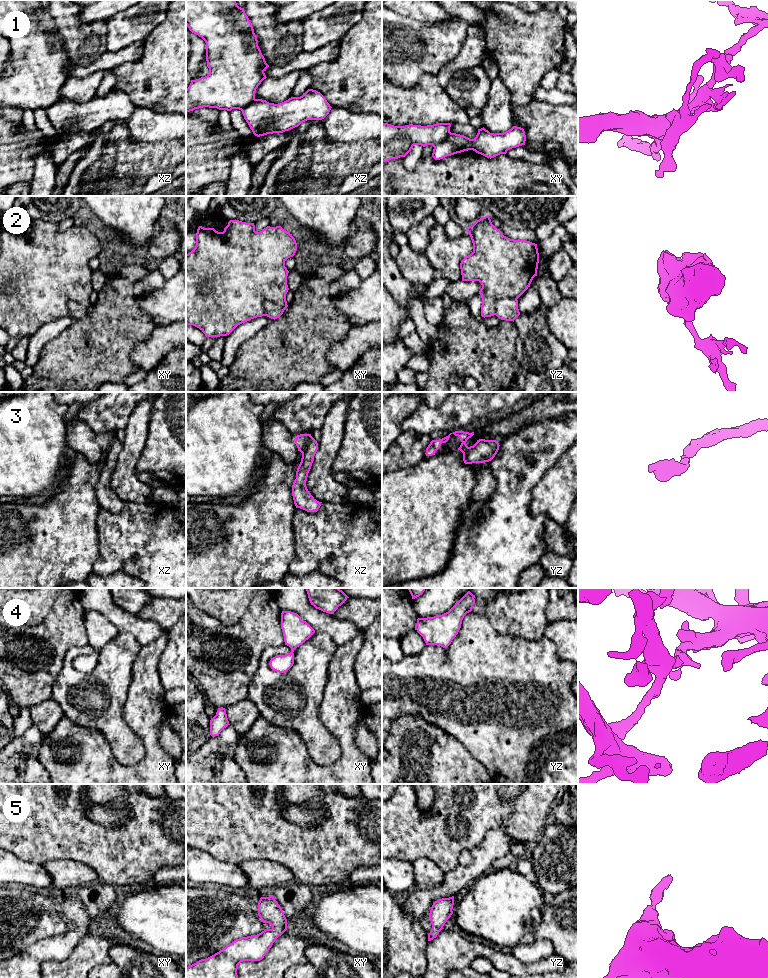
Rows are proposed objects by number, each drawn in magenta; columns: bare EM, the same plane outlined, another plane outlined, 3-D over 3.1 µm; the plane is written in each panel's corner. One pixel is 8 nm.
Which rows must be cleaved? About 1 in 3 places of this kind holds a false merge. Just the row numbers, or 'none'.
2

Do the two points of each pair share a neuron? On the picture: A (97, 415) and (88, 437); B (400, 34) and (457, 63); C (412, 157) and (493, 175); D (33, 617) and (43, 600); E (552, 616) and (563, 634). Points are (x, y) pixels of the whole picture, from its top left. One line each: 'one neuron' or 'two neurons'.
A: two neurons
B: two neurons
C: two neurons
D: one neuron
E: two neurons

